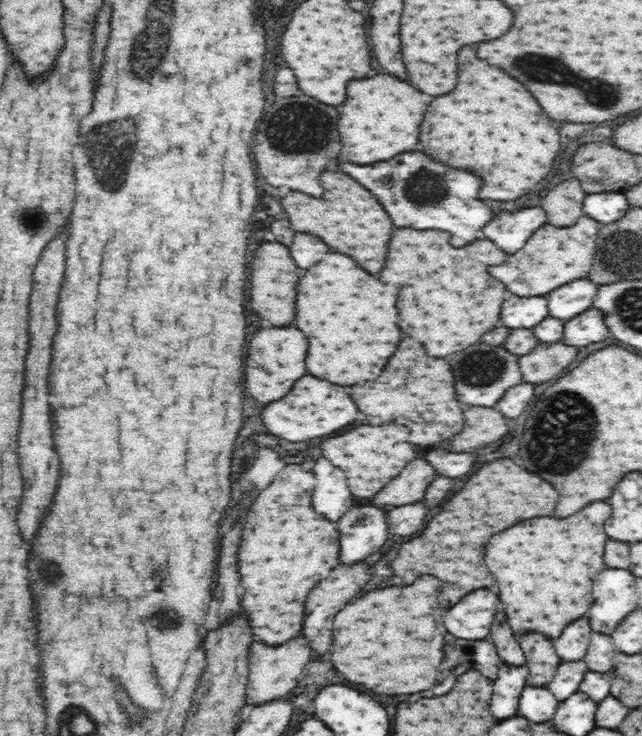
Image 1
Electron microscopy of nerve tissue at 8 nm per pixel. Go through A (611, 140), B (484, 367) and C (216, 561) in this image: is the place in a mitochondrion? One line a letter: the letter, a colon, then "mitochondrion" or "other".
A: other
B: mitochondrion
C: other

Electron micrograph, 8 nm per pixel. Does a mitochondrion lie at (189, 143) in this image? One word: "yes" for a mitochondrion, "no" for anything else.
no

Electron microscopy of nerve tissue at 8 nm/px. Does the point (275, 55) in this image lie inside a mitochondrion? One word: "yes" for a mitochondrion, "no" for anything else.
no

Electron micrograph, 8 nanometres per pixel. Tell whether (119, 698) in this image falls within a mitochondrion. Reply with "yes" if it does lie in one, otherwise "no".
yes

